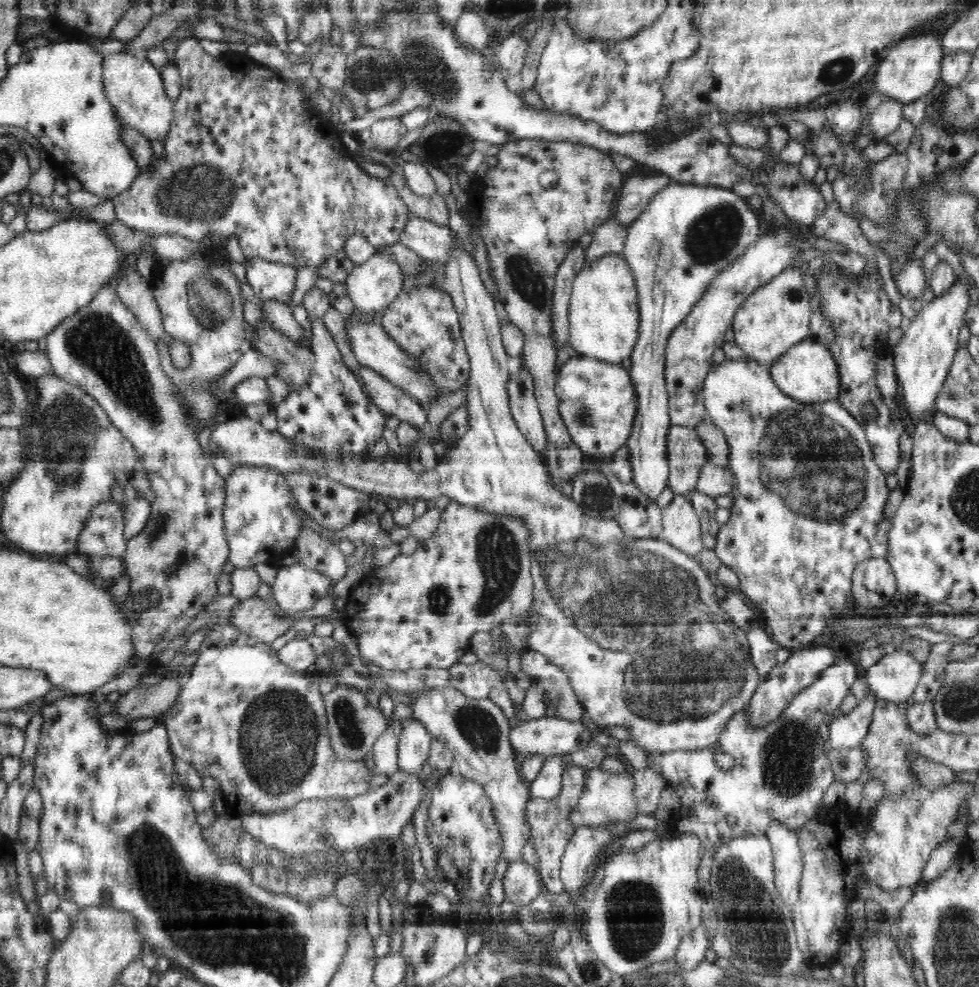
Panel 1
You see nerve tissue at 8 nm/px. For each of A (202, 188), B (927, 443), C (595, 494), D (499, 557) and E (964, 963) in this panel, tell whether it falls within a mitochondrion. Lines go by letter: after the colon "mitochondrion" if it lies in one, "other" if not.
A: mitochondrion
B: other
C: mitochondrion
D: mitochondrion
E: mitochondrion

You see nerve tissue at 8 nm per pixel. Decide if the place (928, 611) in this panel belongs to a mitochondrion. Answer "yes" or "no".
no

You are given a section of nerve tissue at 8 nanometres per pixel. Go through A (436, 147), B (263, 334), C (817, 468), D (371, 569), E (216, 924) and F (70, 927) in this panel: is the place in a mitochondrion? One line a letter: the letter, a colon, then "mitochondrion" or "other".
A: mitochondrion
B: other
C: mitochondrion
D: other
E: mitochondrion
F: other

